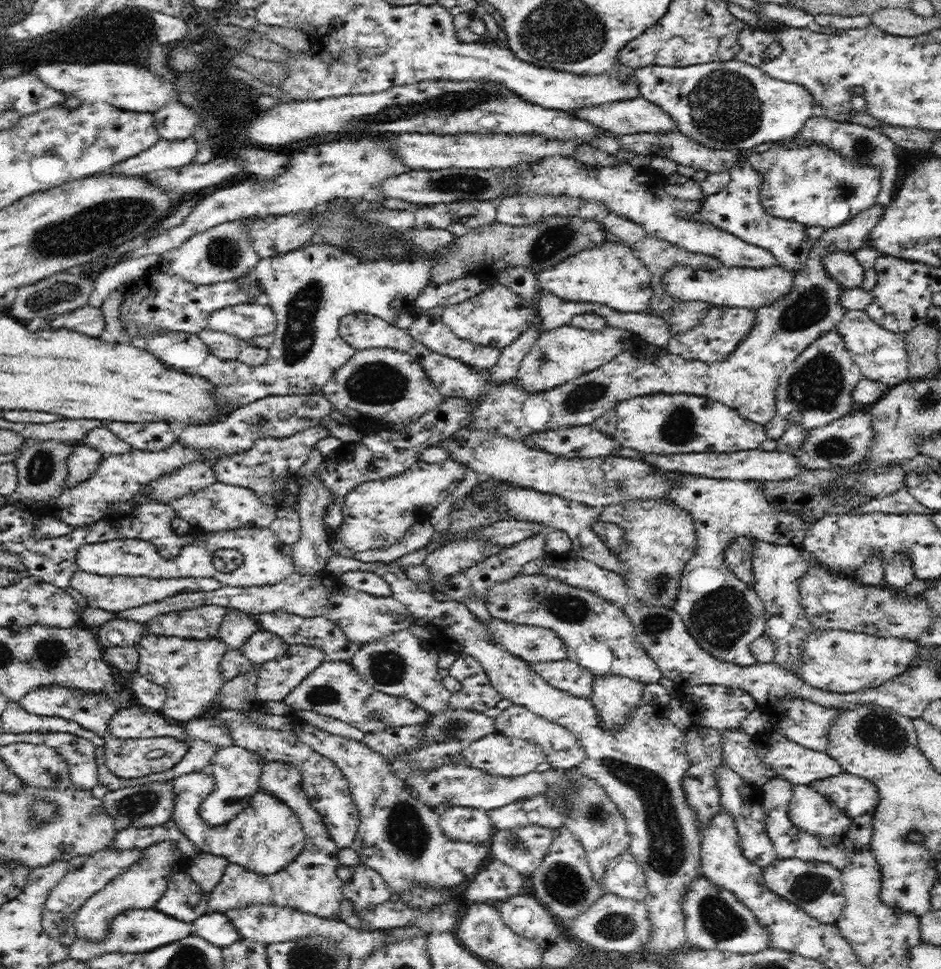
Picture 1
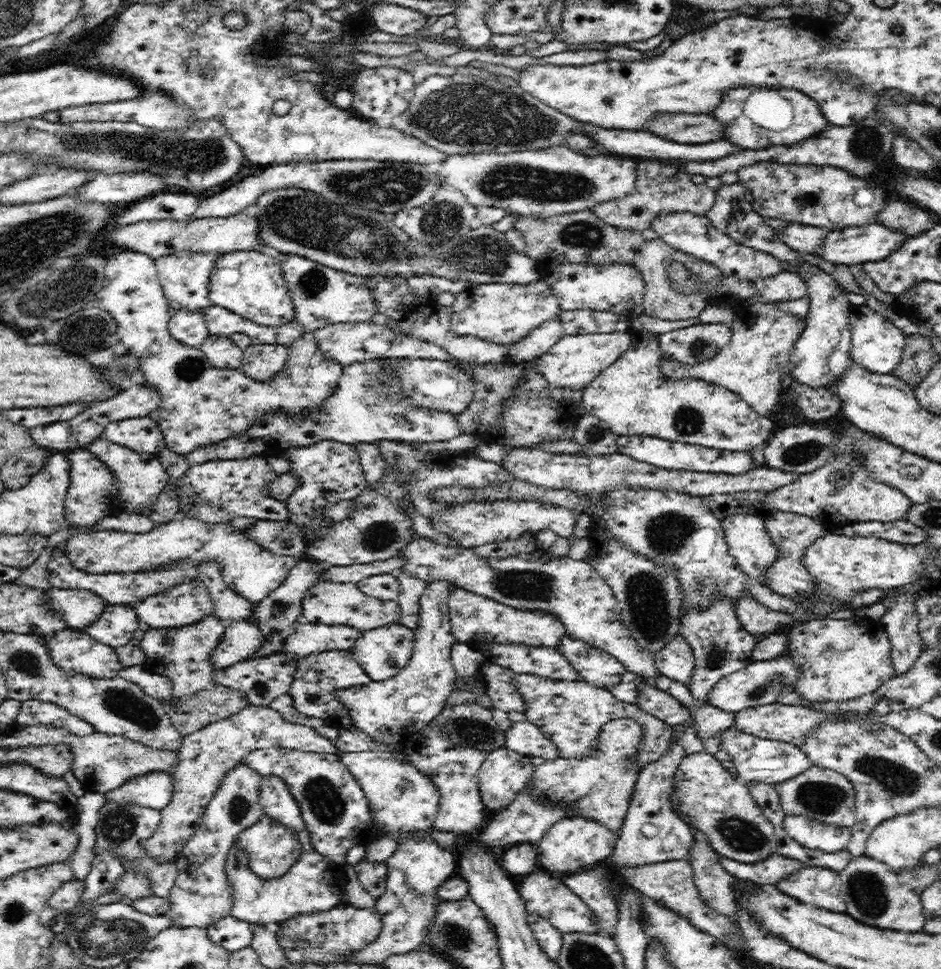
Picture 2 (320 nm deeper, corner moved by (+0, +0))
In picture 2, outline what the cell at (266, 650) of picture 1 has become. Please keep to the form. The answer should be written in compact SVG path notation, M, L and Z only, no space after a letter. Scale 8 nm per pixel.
M255 620L226 625L224 636L213 652L214 667L221 670L254 658L266 637Z

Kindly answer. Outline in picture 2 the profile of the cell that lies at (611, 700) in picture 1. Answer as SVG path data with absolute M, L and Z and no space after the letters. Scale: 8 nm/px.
M568 636L563 638L558 649L581 675L582 681L594 687L611 692L627 674L616 658Z

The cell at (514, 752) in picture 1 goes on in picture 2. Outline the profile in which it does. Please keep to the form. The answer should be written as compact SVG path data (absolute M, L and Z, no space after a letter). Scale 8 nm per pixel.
M505 746L486 751L477 775L482 800L488 811L501 811L512 804L516 795L528 785L535 769L529 756Z

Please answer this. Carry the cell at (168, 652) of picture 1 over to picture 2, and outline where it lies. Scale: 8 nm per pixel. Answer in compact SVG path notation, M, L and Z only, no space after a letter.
M214 615L194 625L149 629L139 645L145 656L142 666L150 673L169 679L172 683L168 693L171 701L192 697L216 683L218 669L214 667L213 652L220 644L226 629L226 624Z

